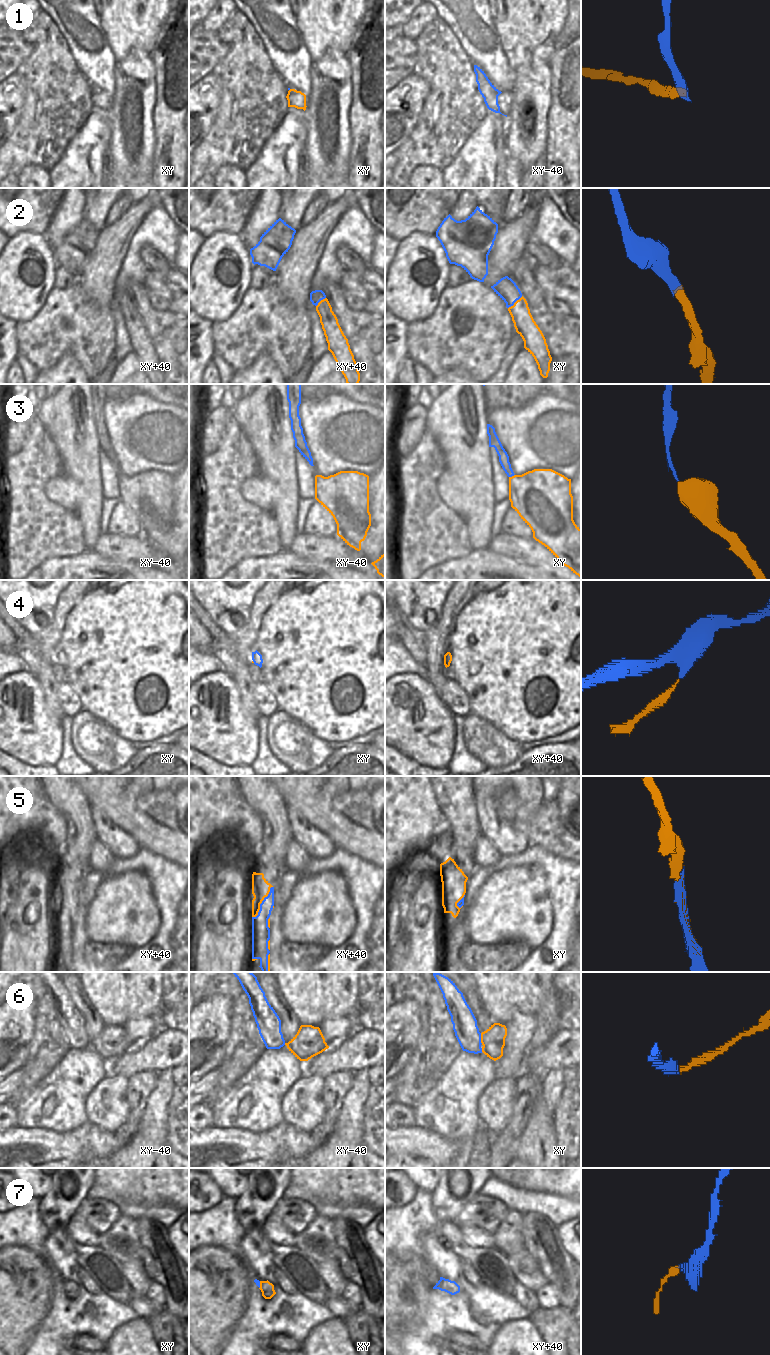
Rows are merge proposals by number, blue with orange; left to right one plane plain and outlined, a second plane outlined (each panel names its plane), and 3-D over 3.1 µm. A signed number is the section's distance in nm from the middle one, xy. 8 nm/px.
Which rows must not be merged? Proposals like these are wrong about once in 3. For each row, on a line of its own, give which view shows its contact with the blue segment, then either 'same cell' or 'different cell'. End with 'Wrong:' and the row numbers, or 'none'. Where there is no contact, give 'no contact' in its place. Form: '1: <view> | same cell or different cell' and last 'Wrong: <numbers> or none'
1: no contact | different cell
2: xy | same cell
3: xy | same cell
4: no contact | same cell
5: xy+40 | same cell
6: xy | different cell
7: xy | same cell
Wrong: 1, 6

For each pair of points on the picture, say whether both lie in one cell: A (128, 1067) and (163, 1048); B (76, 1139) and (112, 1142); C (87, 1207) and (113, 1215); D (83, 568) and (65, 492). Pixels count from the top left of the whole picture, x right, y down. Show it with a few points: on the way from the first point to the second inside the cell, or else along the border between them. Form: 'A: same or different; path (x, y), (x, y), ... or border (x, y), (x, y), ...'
A: same; path (137, 1060), (154, 1055)
B: same; path (85, 1142), (103, 1142)
C: same; path (93, 1208), (107, 1214)
D: different; border (87, 548), (92, 549)

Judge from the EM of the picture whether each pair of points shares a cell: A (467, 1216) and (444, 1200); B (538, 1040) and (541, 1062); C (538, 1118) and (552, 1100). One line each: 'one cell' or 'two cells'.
A: two cells
B: two cells
C: two cells

